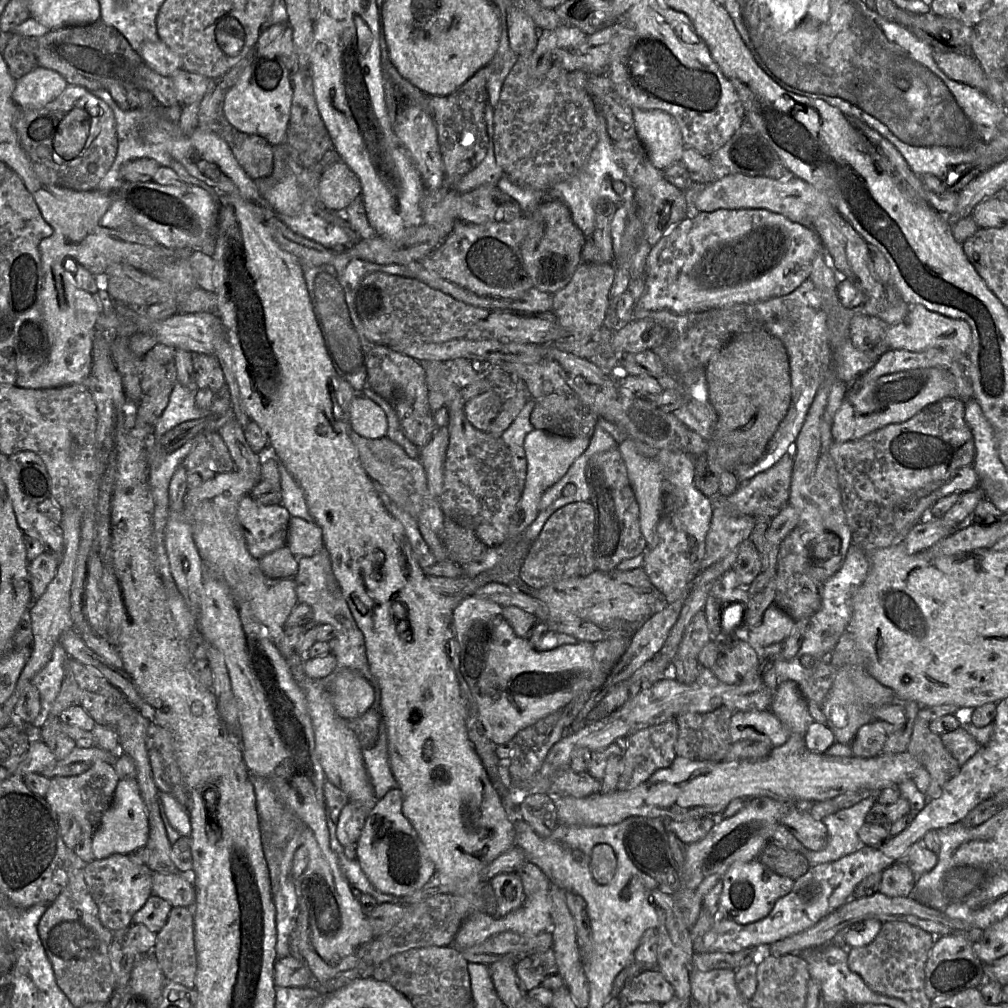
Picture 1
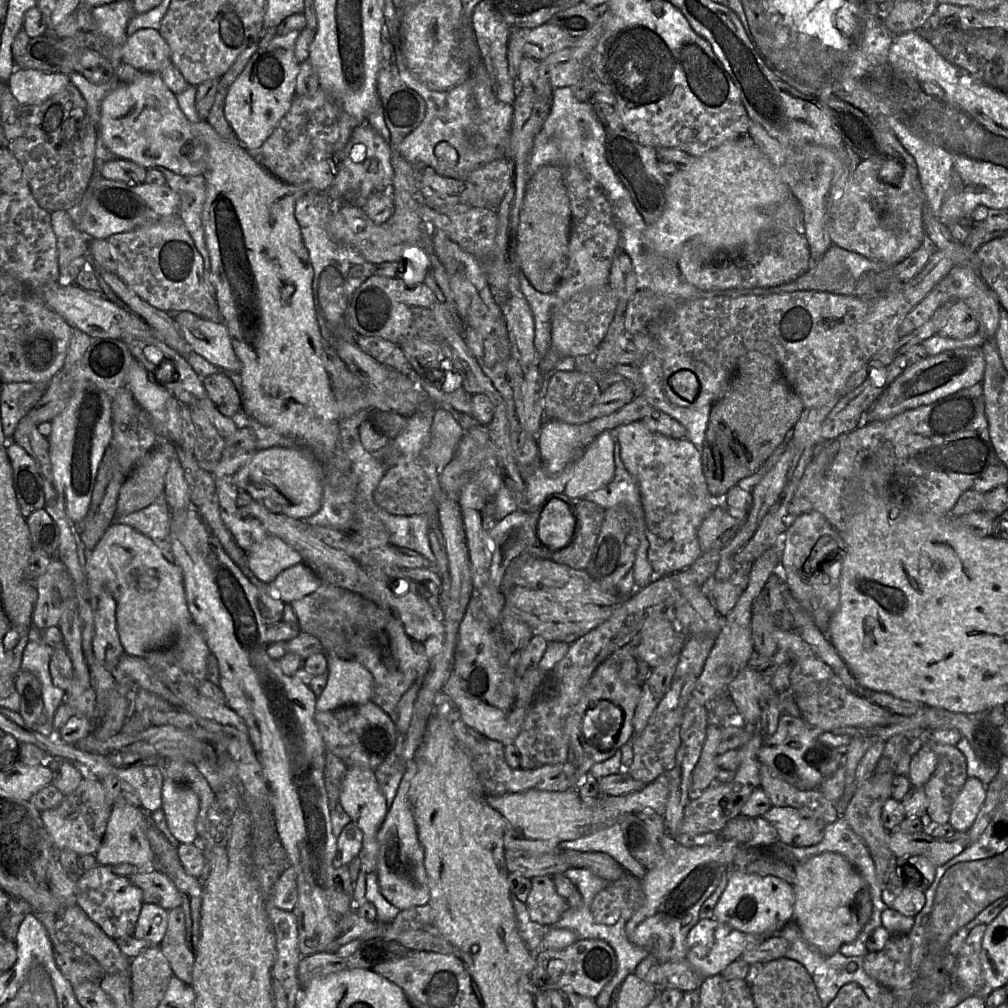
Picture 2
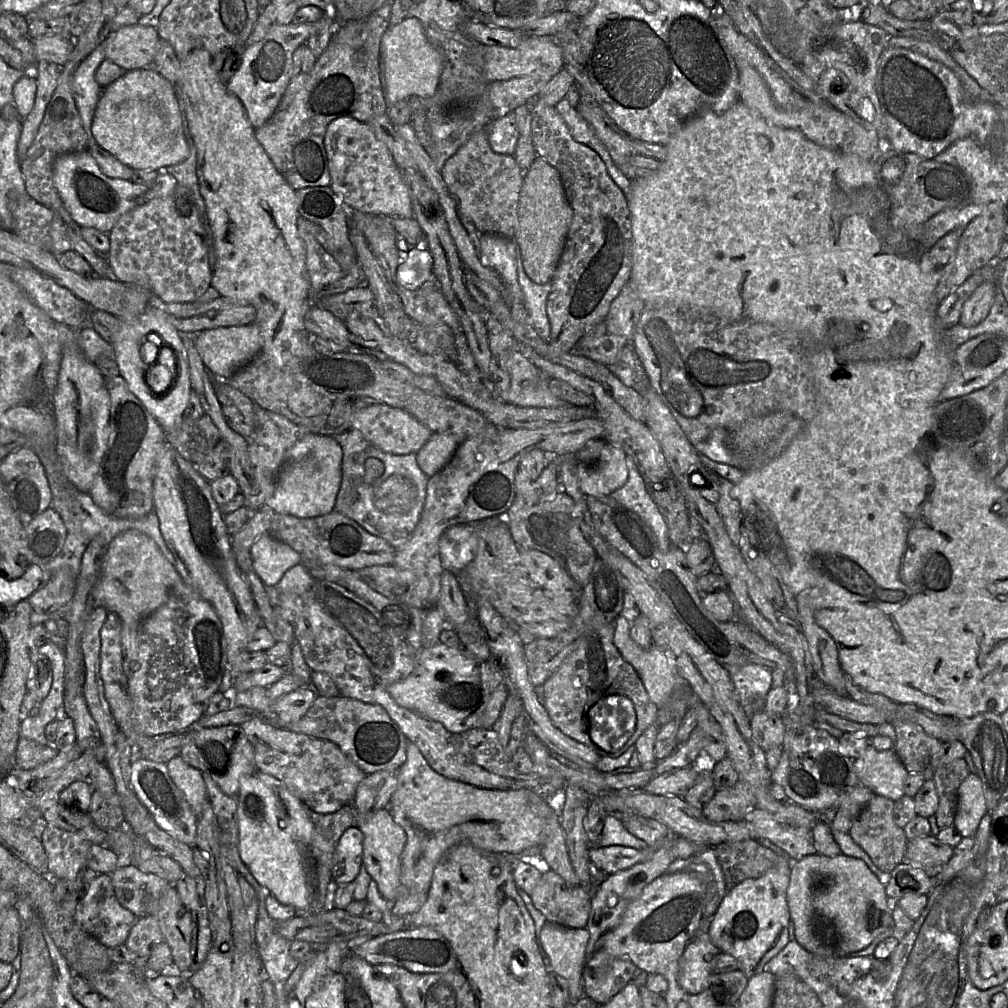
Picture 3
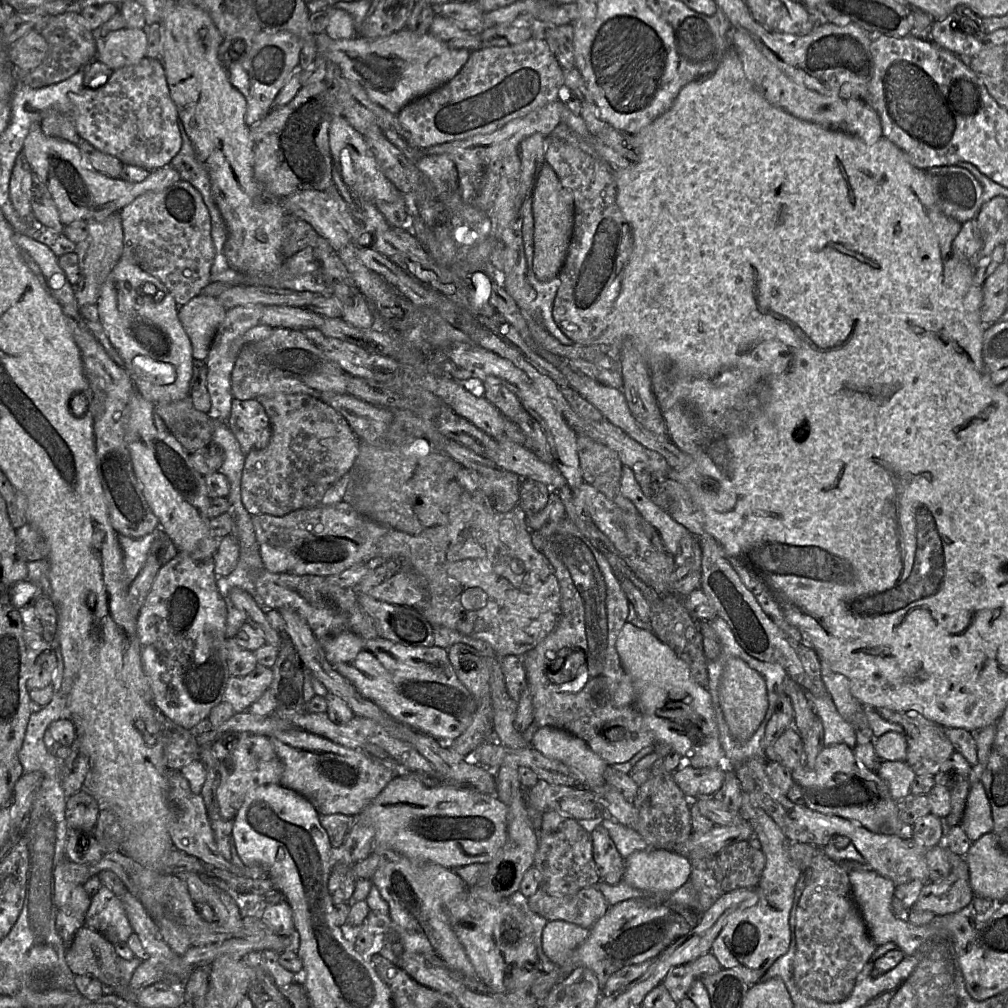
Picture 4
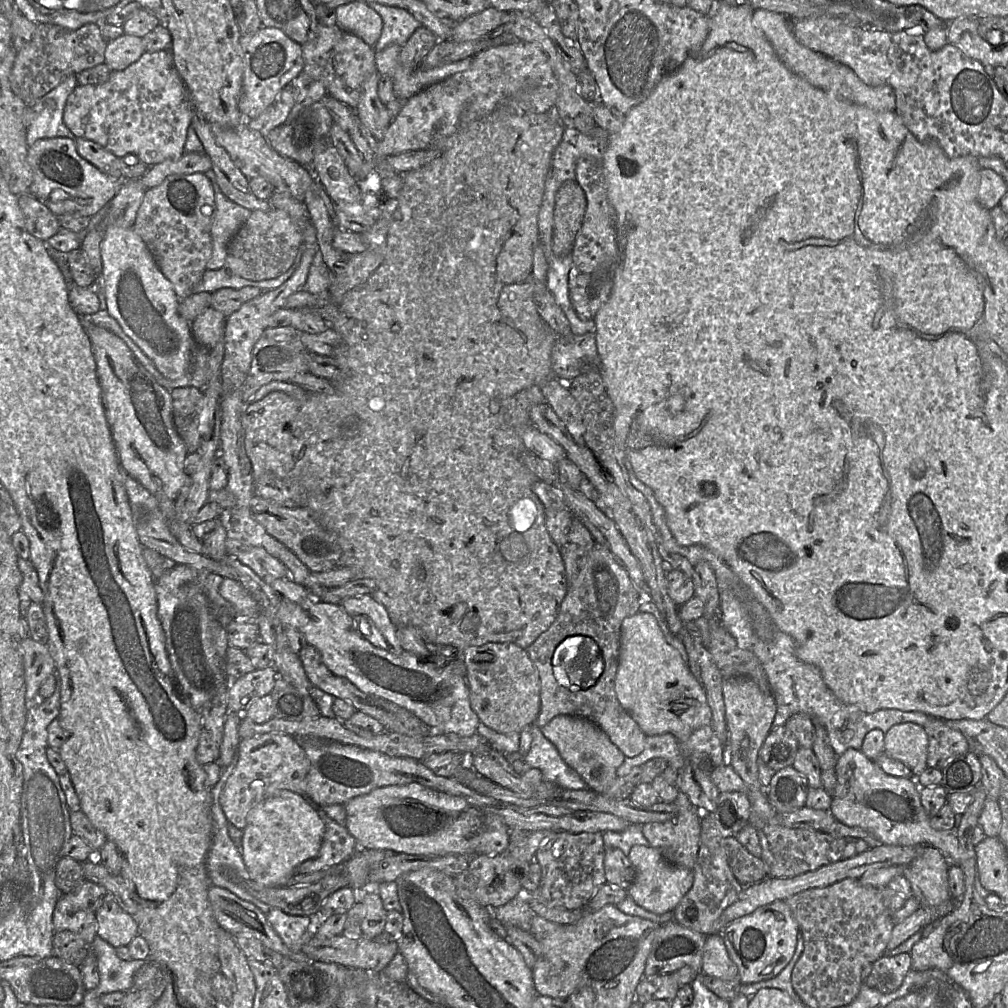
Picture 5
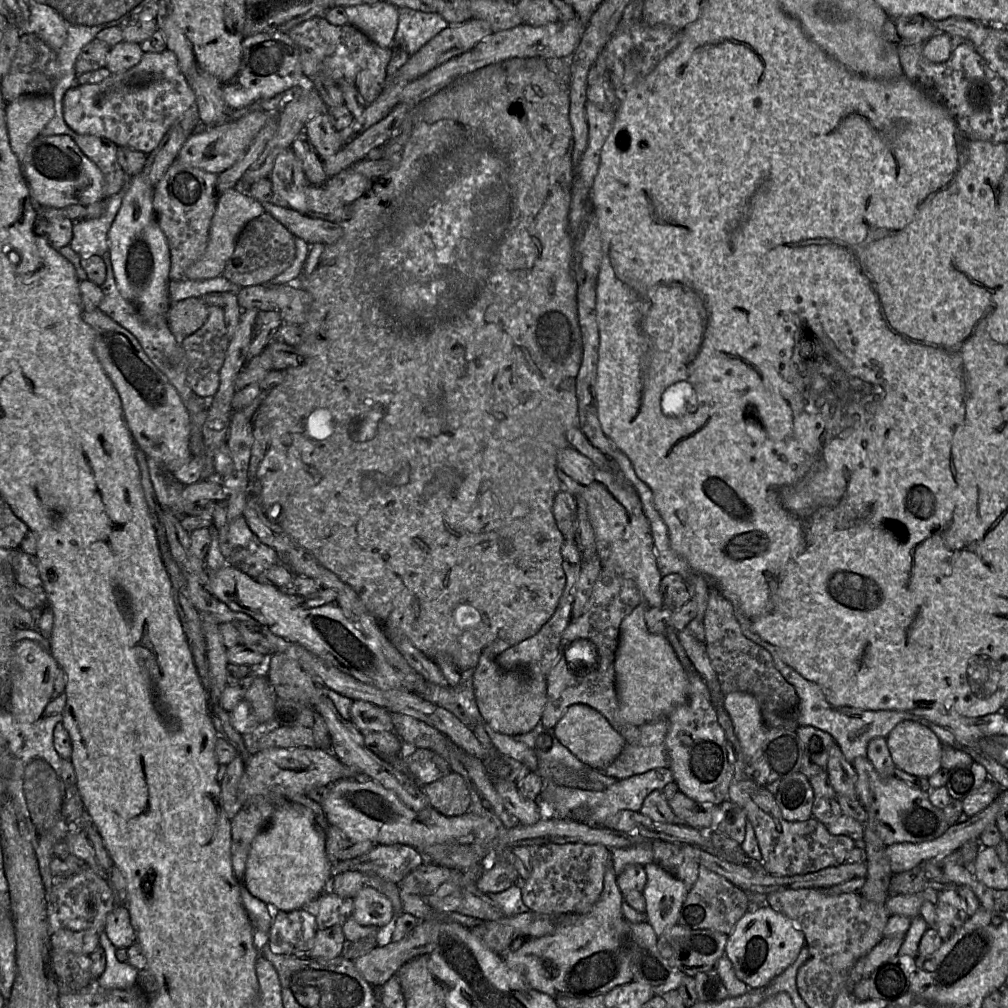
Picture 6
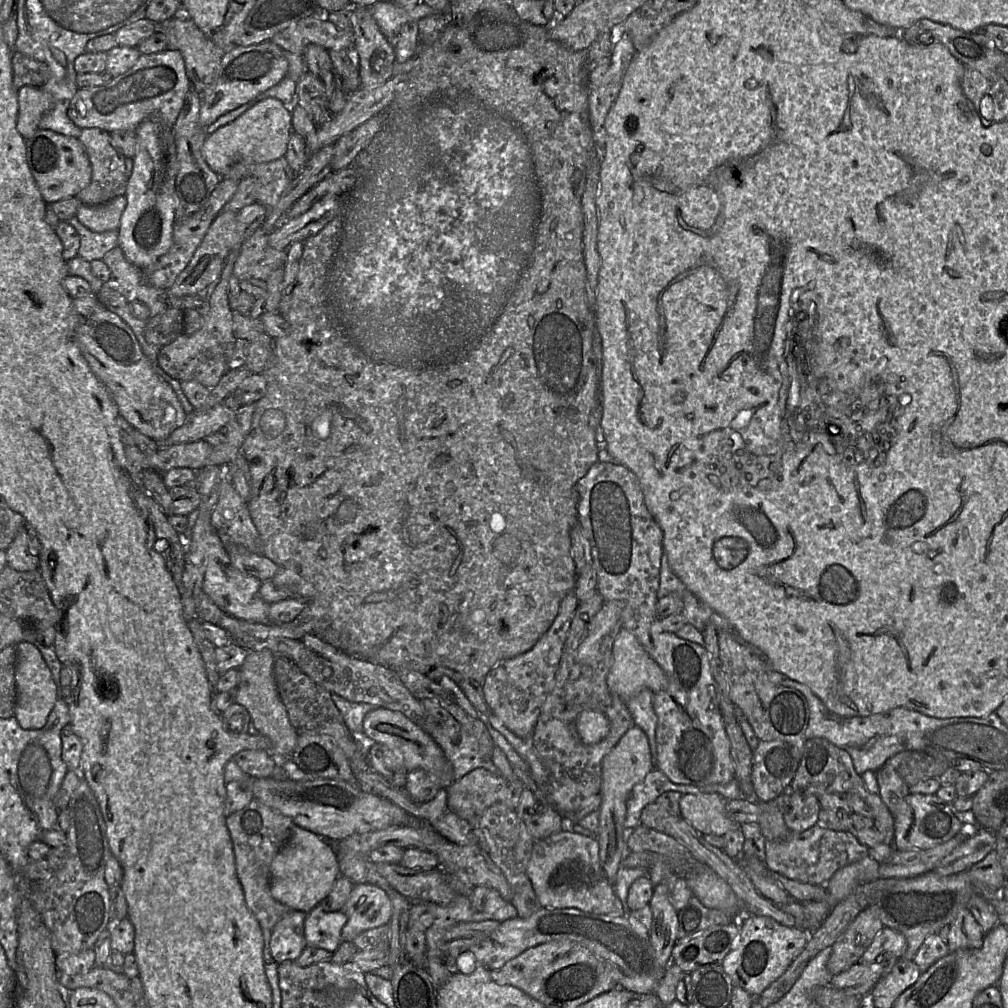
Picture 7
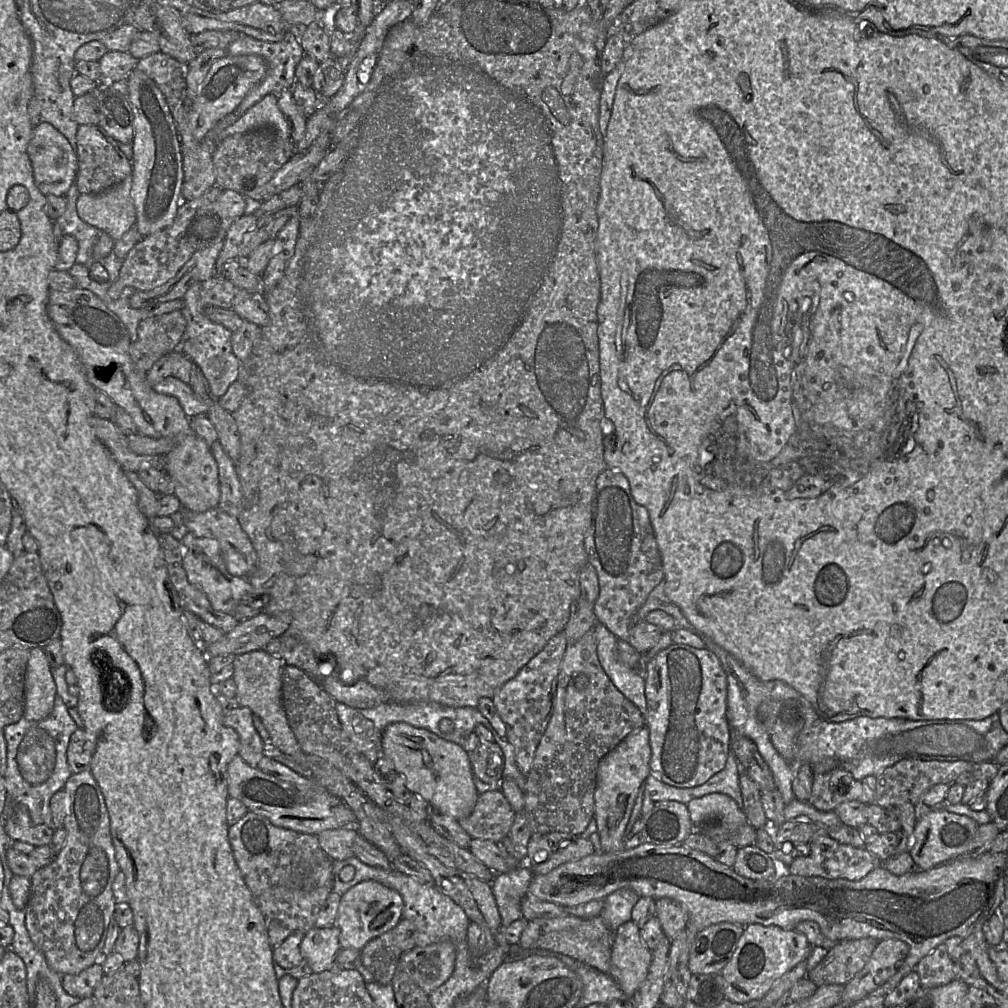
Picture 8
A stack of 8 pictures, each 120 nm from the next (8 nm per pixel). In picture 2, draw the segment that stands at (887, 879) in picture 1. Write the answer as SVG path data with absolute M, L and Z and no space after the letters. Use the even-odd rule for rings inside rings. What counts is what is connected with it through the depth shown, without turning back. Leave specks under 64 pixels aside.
M888 883L882 891L882 898L888 908L911 917L917 915L926 902L925 894L918 888L897 888Z

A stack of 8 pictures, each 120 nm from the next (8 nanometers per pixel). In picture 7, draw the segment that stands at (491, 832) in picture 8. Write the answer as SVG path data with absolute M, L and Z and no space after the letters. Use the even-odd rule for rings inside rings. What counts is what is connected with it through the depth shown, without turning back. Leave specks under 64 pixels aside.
M479 768L447 787L447 809L473 826L483 812L496 803L503 803L508 808L516 810L524 788L520 780L509 781L501 775L494 775L486 769Z

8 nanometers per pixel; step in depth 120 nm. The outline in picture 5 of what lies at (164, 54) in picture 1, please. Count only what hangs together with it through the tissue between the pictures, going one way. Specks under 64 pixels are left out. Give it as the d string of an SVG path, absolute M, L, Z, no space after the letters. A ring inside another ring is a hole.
M124 33L107 43L104 64L112 71L121 71L136 62L145 52L143 38Z

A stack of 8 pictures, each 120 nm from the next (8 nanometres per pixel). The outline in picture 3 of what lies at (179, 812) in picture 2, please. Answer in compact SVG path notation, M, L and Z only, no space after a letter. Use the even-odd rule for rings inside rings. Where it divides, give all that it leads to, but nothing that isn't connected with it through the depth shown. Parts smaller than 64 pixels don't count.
M180 756L174 757L166 764L171 779L182 791L185 799L198 817L208 800L203 773L189 765Z

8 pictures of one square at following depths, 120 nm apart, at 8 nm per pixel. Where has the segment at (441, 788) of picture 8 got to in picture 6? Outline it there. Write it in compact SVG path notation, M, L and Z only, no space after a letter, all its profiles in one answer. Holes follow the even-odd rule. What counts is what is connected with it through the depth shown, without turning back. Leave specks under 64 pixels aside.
M353 700L350 721L361 731L394 731L391 714L363 700Z

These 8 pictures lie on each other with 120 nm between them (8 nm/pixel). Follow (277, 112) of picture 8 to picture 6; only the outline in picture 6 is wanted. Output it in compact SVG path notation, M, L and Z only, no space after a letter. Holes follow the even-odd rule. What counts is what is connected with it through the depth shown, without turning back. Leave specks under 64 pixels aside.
M255 110L238 120L209 127L201 134L192 133L180 149L177 158L182 163L220 175L233 166L246 152L247 148L264 127L271 113L264 110Z

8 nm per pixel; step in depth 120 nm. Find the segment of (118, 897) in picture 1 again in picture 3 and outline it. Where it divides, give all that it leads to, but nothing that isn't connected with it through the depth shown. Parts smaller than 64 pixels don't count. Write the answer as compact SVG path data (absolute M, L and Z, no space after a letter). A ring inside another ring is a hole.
M108 873L97 874L94 880L84 887L83 896L79 900L75 912L75 923L107 948L125 944L137 919L118 901Z

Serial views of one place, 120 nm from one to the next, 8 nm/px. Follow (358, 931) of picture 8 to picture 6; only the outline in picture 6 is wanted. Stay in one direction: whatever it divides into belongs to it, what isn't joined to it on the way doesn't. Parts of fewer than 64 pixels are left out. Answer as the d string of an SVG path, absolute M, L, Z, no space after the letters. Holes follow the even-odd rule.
M363 886L353 897L351 917L360 925L382 929L393 924L394 910L384 894L372 887Z

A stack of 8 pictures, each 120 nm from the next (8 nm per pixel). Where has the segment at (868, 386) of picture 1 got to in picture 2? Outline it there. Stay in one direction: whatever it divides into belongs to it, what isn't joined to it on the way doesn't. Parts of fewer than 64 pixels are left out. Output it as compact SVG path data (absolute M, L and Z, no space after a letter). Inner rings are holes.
M980 347L962 348L927 356L894 379L873 405L861 414L858 425L884 421L903 412L926 406L983 380L985 358Z

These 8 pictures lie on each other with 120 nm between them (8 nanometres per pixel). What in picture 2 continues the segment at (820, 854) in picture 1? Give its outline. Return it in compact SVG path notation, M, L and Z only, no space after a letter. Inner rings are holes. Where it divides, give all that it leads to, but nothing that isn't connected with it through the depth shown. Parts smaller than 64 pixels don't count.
M839 815L838 819L830 824L826 824L825 826L825 835L822 840L810 847L795 847L791 845L786 845L780 842L773 844L774 847L782 847L786 852L788 852L796 862L803 862L806 861L816 855L819 855L824 852L835 852L843 855L847 860L849 860L852 865L857 869L857 871L862 876L863 880L865 881L871 897L873 901L873 913L869 920L869 922L865 925L868 926L869 934L871 934L877 927L883 925L882 924L882 913L888 907L885 904L882 898L882 891L886 884L881 884L877 878L876 869L874 861L870 855L869 849L867 848L866 844L862 840L860 836L858 836L850 827L846 819L843 815Z

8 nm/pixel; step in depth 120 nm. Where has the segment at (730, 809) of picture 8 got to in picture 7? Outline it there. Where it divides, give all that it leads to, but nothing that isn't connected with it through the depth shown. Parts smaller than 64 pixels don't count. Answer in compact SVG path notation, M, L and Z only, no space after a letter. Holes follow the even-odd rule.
M717 793L684 794L679 801L680 816L700 834L714 834L723 836L741 824L731 820L726 812L727 799Z

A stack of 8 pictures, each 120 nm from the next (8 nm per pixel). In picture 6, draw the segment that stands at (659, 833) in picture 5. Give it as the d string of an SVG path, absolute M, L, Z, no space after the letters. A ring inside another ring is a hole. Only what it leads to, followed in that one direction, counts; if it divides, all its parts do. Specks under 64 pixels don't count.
M652 840L654 863L682 881L689 889L698 877L699 862L693 845Z

